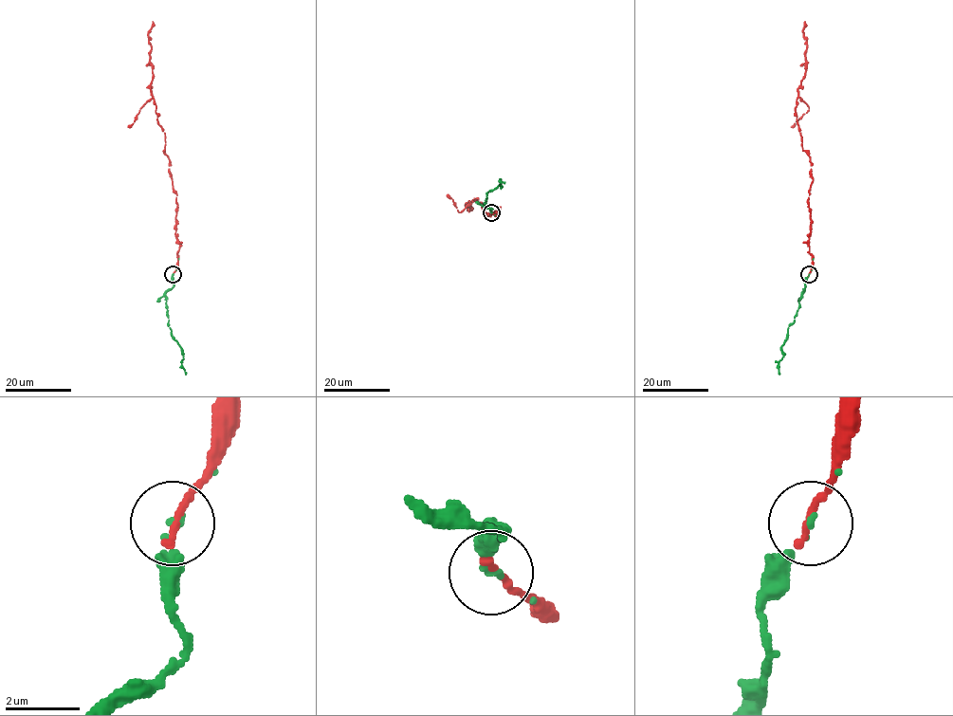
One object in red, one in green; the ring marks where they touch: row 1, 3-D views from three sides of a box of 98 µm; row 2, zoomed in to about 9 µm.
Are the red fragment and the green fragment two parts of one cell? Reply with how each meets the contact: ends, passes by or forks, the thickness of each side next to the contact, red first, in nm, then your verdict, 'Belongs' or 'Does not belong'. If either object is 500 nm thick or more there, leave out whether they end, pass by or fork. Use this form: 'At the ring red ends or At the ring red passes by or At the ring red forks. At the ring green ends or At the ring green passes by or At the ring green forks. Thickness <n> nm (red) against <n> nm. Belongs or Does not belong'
At the ring red ends. At the ring green ends. Thickness 280 nm (red) against 150 nm. Belongs

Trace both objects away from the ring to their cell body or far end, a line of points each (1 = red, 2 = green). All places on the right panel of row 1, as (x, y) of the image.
1: (809, 274), (813, 255), (809, 253), (808, 201), (813, 178), (796, 112), (797, 89), (806, 68), (805, 21)
2: (809, 274), (794, 321), (789, 326), (787, 339), (781, 346), (784, 355), (779, 361), (779, 374)

